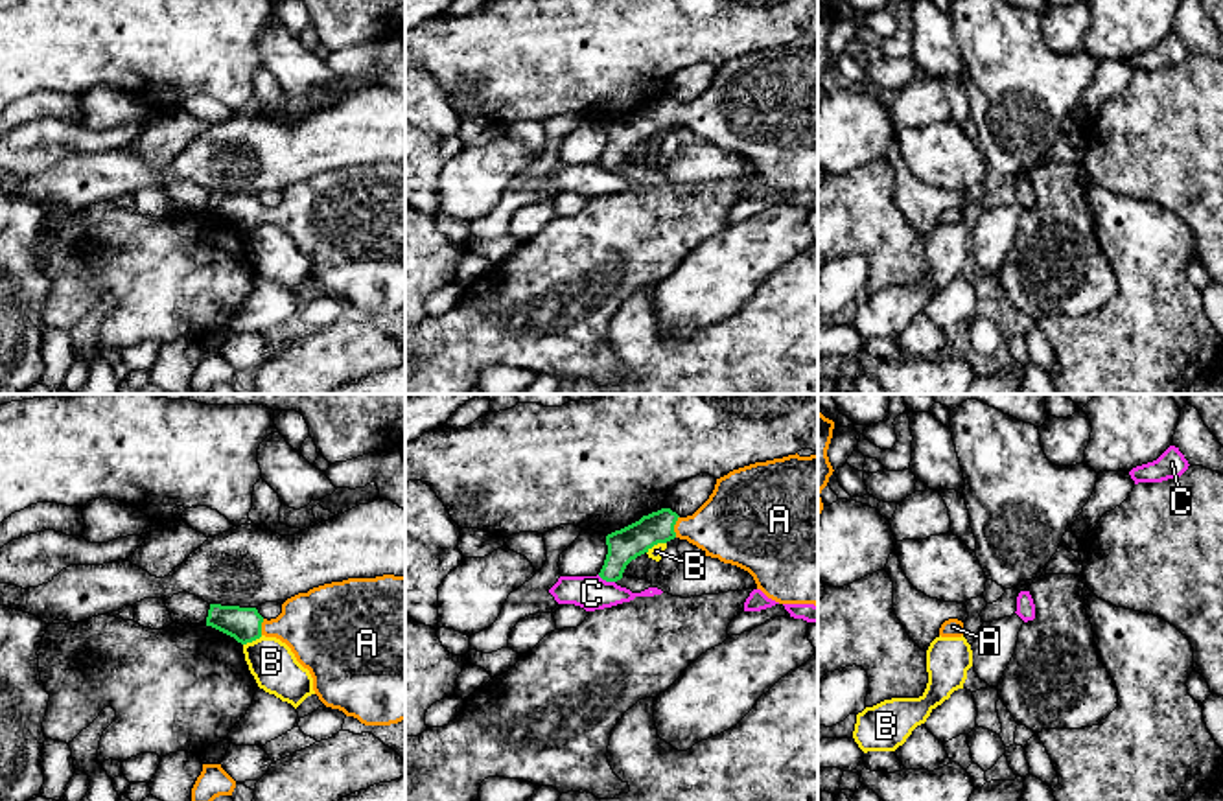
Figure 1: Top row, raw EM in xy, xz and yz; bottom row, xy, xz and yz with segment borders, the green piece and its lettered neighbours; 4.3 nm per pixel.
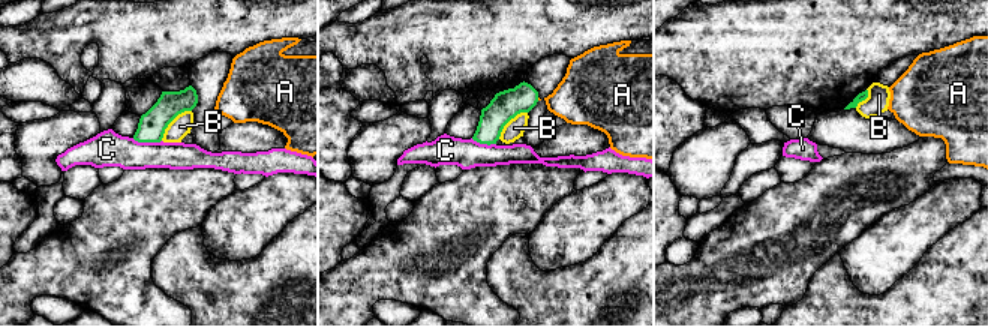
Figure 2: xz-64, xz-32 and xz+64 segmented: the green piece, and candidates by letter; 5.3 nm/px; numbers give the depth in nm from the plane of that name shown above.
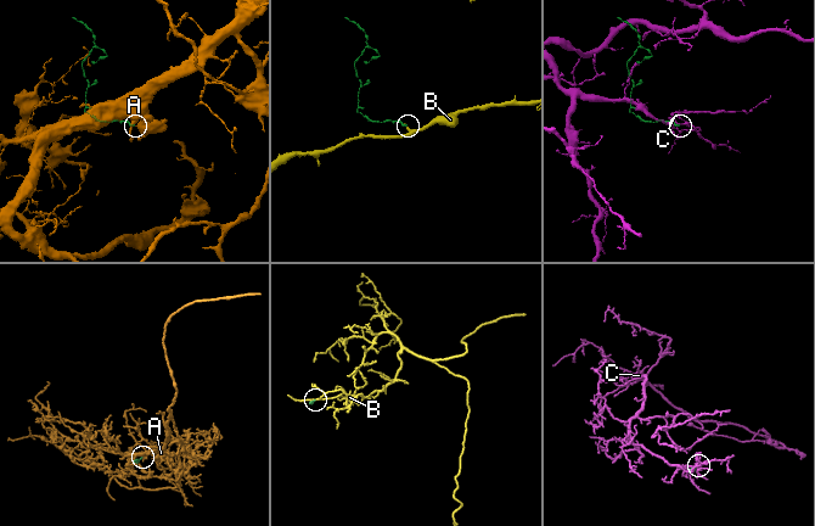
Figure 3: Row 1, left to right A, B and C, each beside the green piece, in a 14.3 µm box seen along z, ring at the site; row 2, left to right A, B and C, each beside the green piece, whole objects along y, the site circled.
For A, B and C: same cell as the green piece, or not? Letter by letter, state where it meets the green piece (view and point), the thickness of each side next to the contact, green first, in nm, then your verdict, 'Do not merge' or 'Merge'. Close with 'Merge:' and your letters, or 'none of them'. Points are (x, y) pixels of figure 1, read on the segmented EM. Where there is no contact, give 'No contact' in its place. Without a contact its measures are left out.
A: Touches green at xz (673, 527). Thickness 140 nm (green) against 300 nm. Merge
B: Touches green at xz (656, 544). Thickness 140 nm (green) against 60 nm. Do not merge
C: Touches green at xz (606, 580). Thickness 140 nm (green) against 150 nm. Do not merge
Merge: A

